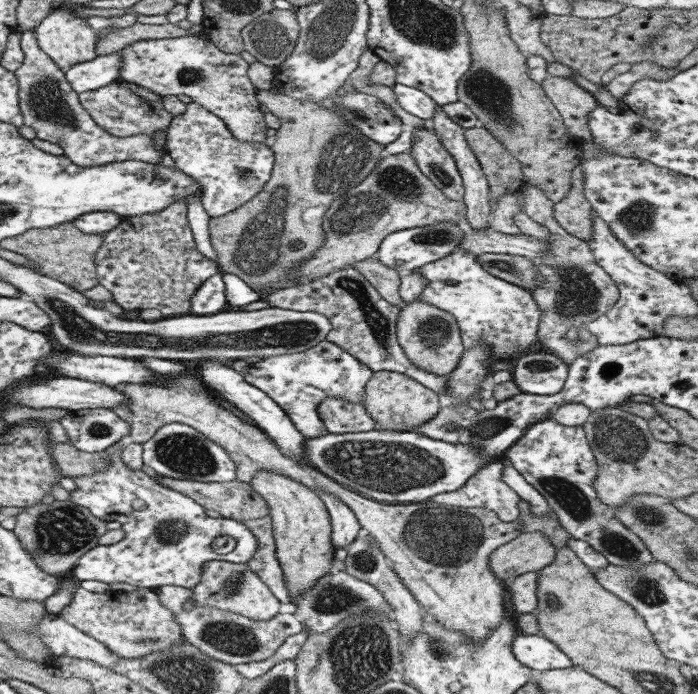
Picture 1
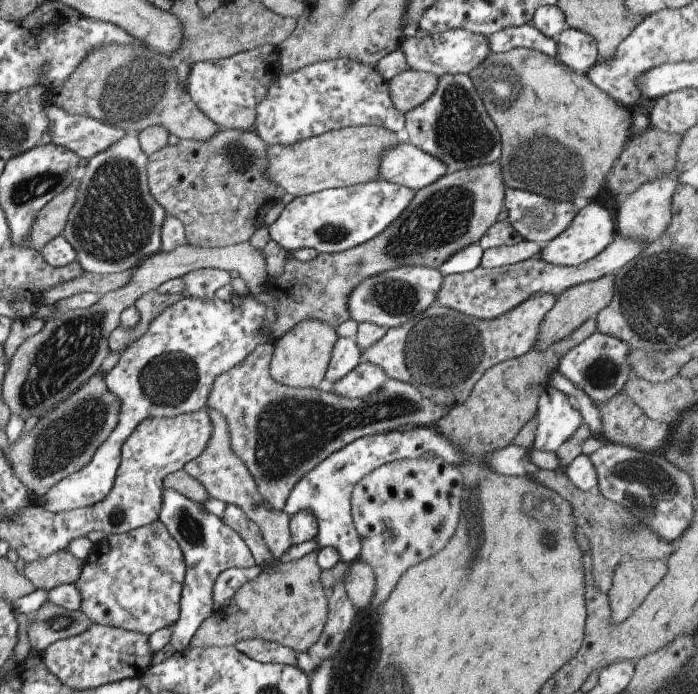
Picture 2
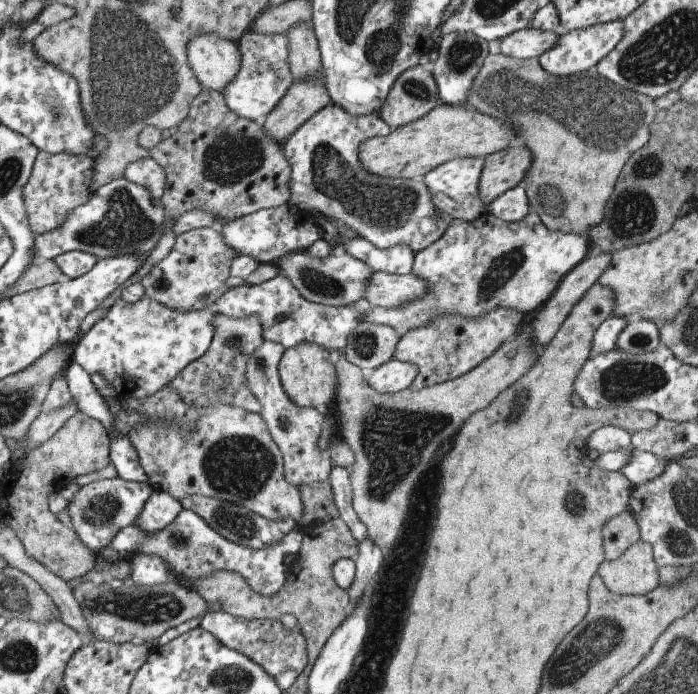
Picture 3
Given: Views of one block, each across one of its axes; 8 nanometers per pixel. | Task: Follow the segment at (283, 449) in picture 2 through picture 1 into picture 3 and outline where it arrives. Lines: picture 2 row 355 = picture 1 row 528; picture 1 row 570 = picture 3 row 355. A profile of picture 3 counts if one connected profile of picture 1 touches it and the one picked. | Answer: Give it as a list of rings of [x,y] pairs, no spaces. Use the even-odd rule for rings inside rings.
[[[266,341],[252,353],[245,368],[249,387],[263,406],[261,417],[282,451],[286,480],[298,486],[316,481],[328,481],[332,464],[319,445],[321,434],[327,426],[326,414],[312,407],[302,408],[287,397],[279,377],[279,362],[285,350],[280,343]]]

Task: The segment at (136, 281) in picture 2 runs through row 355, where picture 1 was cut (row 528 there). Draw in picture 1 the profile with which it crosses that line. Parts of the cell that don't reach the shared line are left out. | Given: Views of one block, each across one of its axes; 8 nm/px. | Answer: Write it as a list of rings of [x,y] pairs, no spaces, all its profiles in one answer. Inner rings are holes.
[[[54,500],[46,505],[43,502],[34,504],[18,512],[13,531],[40,569],[52,575],[61,575],[73,570],[81,556],[98,546],[99,538],[107,531],[106,525],[106,521],[94,516],[86,507],[71,500]]]

